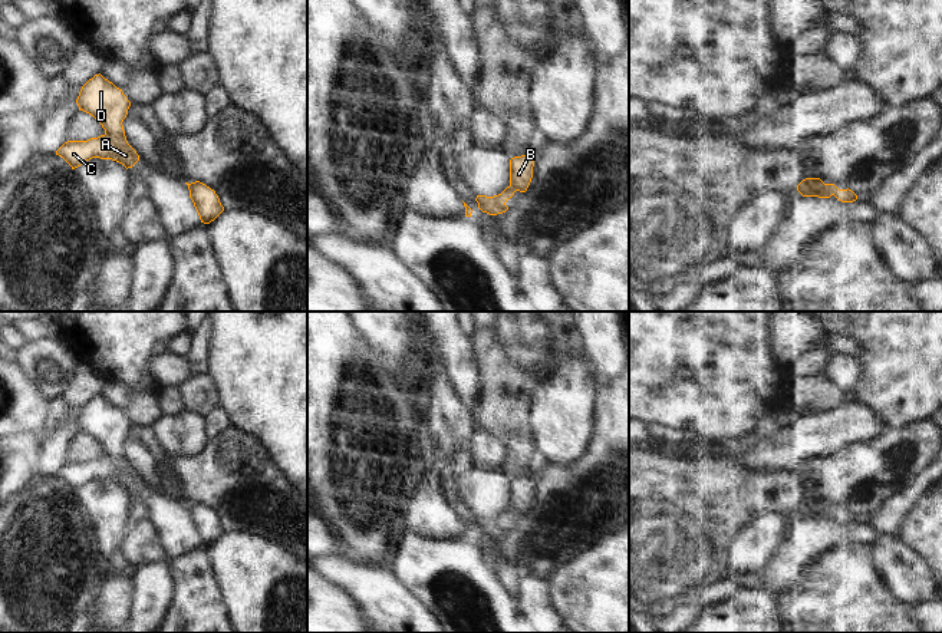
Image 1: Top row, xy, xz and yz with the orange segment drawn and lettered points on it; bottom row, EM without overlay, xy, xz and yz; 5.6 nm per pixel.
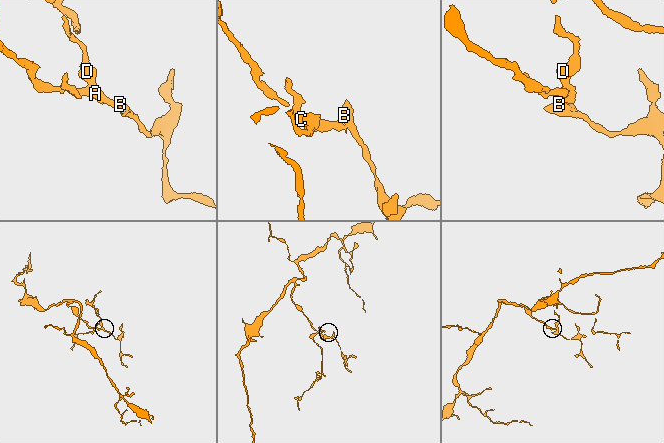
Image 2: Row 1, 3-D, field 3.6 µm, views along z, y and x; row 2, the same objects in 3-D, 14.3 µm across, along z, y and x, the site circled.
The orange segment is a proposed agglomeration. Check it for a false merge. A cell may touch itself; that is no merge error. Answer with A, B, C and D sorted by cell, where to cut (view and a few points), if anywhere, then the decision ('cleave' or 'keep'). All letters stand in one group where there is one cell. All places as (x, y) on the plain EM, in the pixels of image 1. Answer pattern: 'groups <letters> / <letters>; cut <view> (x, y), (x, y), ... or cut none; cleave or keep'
groups A C D / B; cut yz (824, 505), (832, 516); cleave

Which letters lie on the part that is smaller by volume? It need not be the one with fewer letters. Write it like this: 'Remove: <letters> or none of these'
Remove: B

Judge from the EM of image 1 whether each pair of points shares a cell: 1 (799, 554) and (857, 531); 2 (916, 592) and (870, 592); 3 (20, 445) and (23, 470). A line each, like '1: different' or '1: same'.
1: same
2: different
3: same

